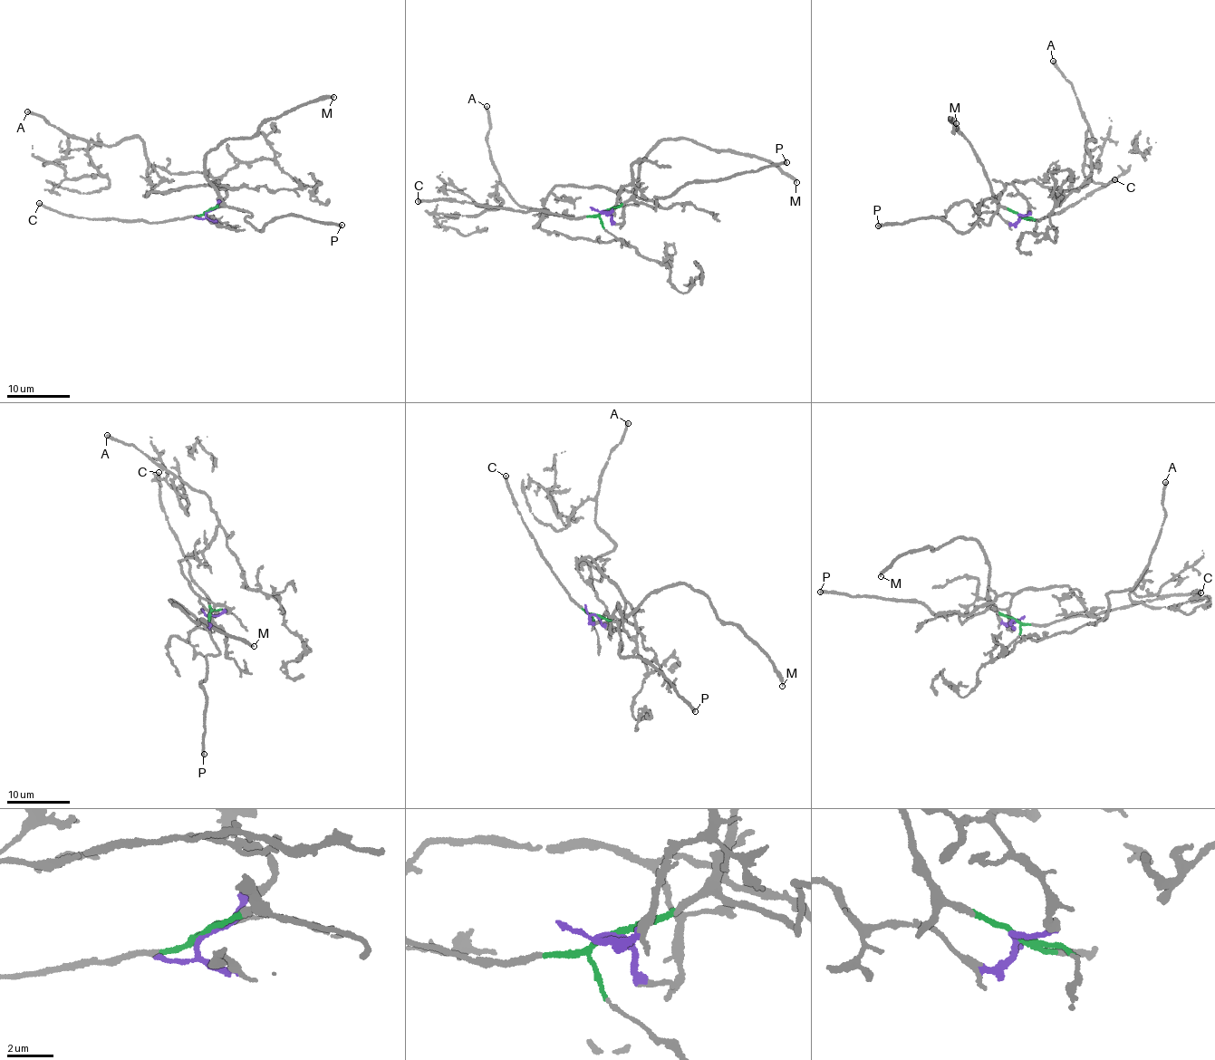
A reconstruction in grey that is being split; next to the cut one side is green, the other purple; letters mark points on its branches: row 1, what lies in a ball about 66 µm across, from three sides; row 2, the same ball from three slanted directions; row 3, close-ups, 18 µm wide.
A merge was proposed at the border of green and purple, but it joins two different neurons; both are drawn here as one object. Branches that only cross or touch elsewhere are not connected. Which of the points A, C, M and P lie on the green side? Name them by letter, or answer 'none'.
C, M, P

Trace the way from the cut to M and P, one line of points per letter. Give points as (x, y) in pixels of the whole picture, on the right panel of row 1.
M: (1019, 215), (998, 201), (978, 155), (957, 127), (952, 133), (954, 122), (949, 119), (957, 124)
P: (1019, 215), (1000, 207), (988, 224), (977, 222), (962, 233), (936, 217), (901, 225), (878, 225)

